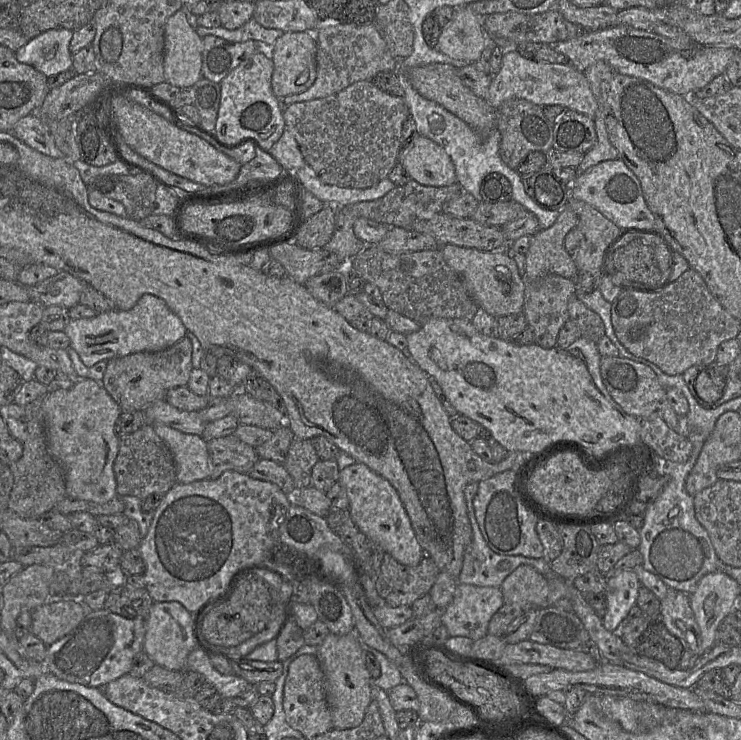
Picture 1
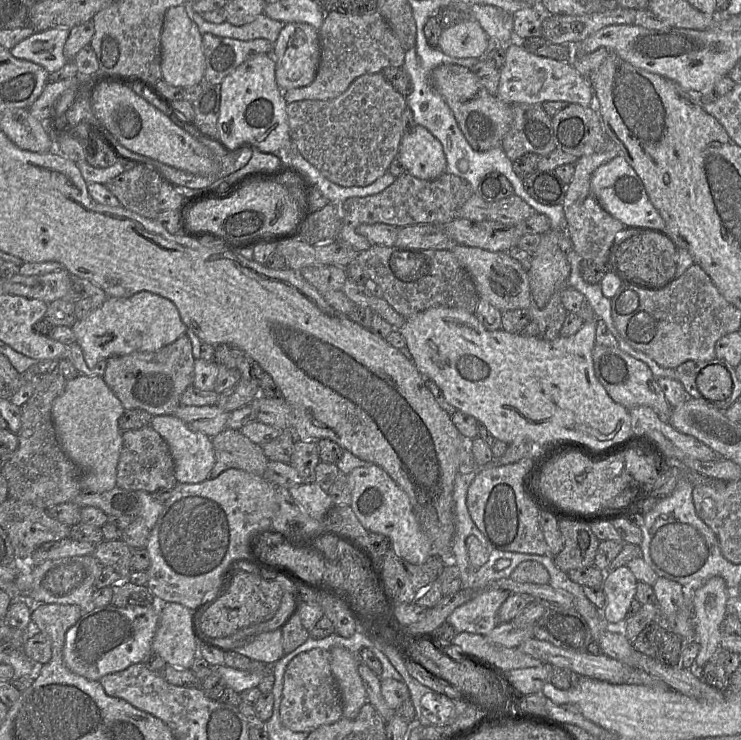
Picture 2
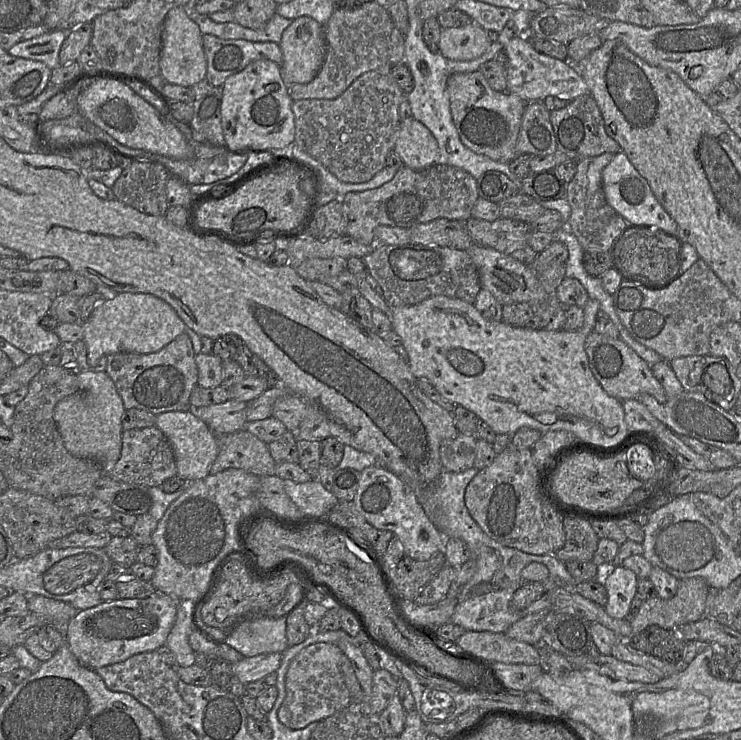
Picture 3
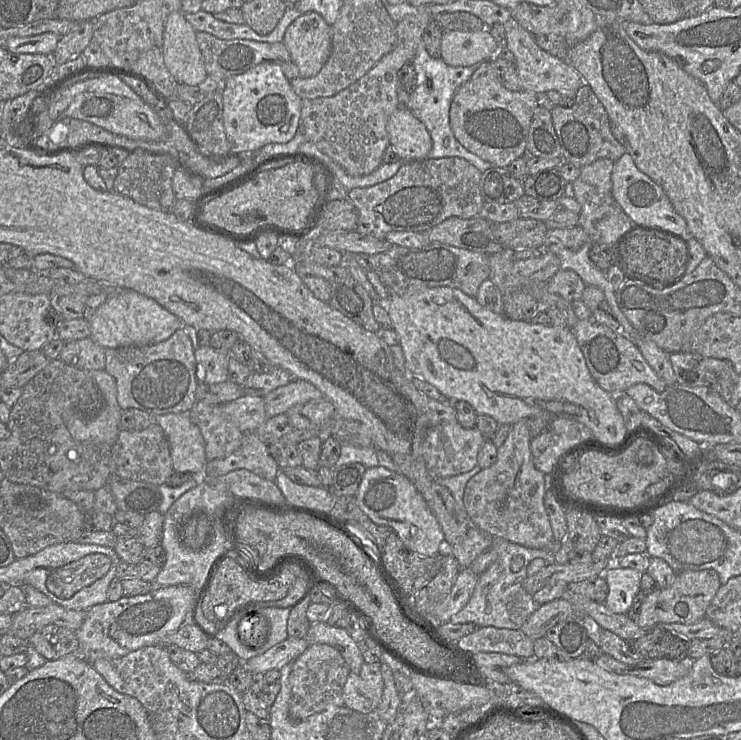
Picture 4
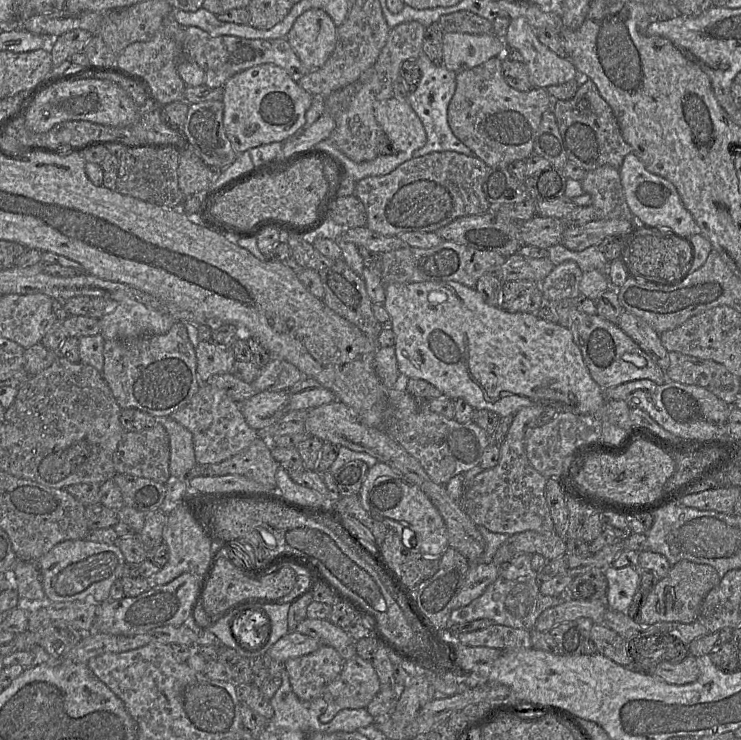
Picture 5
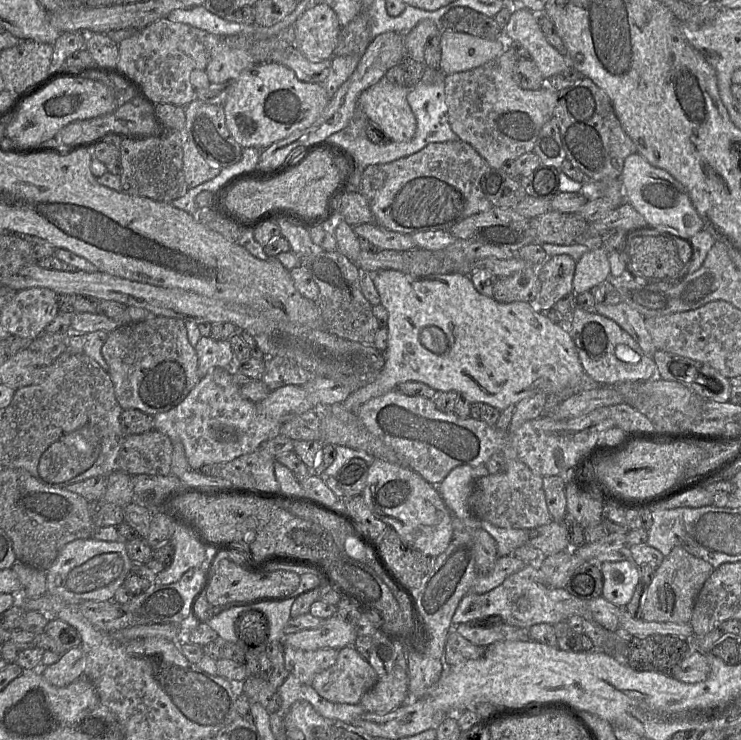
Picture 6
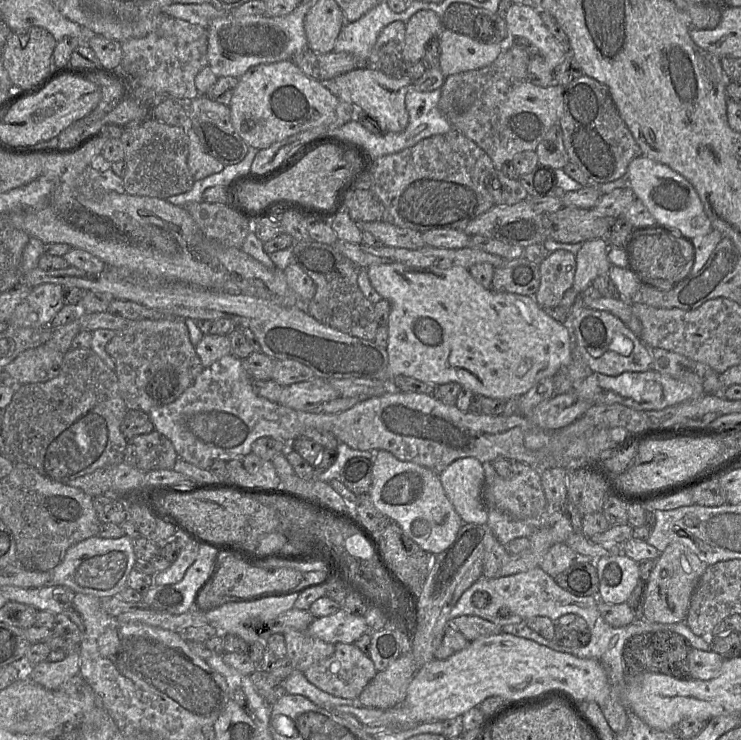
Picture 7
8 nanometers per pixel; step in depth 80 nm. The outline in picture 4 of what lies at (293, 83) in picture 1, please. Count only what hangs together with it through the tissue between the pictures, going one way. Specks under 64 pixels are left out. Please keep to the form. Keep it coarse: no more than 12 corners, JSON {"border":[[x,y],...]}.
{"border":[[317,12],[296,18],[283,43],[300,78],[315,76],[332,49]]}

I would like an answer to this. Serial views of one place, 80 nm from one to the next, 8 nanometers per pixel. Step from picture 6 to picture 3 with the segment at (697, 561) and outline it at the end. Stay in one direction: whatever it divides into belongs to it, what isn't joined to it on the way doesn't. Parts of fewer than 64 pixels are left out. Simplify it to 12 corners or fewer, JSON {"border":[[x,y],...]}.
{"border":[[701,577],[678,580],[672,598],[644,601],[633,635],[650,625],[673,629],[705,616]]}

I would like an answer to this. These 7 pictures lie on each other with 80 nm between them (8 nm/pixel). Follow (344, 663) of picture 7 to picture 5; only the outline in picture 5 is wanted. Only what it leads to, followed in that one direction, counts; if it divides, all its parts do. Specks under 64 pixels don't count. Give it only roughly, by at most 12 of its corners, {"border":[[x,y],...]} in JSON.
{"border":[[345,661],[324,690],[320,721],[342,709],[366,708],[380,691],[371,661]]}

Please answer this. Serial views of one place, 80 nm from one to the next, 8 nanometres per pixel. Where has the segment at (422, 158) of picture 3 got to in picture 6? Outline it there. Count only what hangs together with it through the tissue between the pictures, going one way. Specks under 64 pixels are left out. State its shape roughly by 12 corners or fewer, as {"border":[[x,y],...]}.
{"border":[[384,76],[358,98],[390,141],[407,142],[416,118],[412,87]]}

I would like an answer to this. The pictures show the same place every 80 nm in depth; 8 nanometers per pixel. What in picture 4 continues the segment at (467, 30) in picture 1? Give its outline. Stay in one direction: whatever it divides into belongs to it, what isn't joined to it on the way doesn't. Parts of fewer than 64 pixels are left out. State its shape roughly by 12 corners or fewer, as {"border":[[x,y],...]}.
{"border":[[488,29],[443,31],[449,66],[486,61],[498,45]]}

